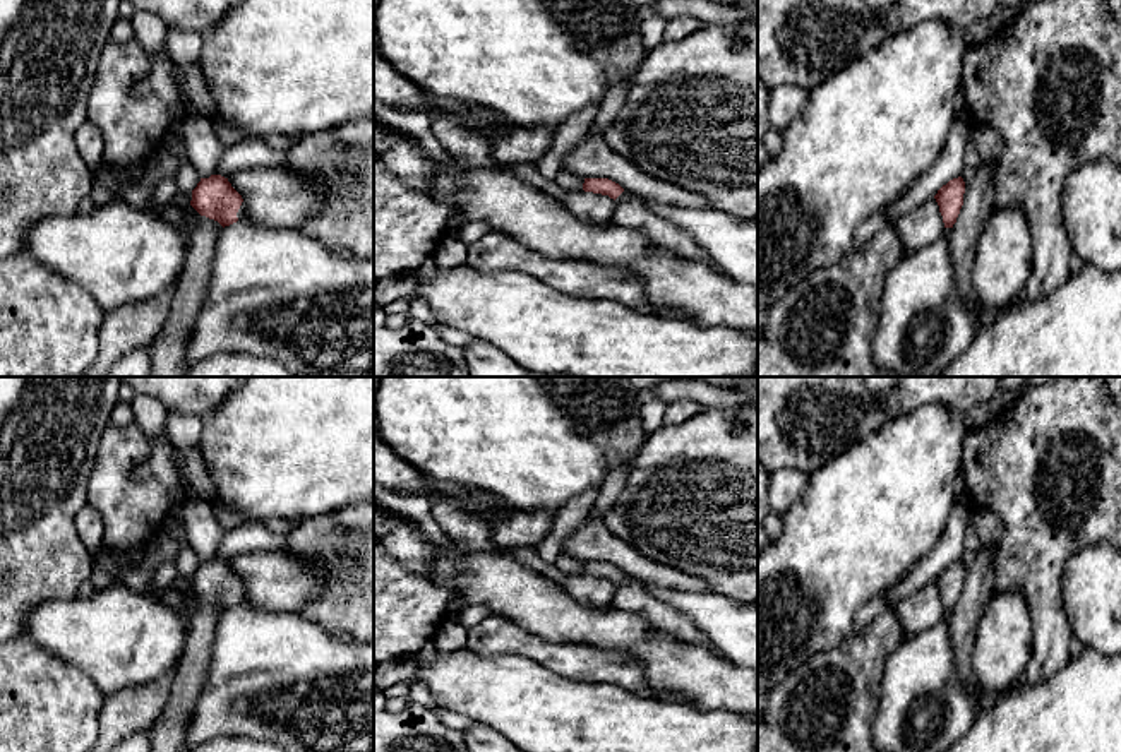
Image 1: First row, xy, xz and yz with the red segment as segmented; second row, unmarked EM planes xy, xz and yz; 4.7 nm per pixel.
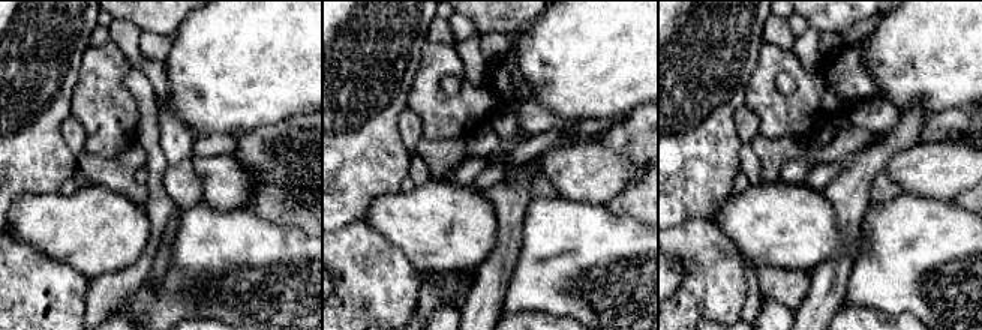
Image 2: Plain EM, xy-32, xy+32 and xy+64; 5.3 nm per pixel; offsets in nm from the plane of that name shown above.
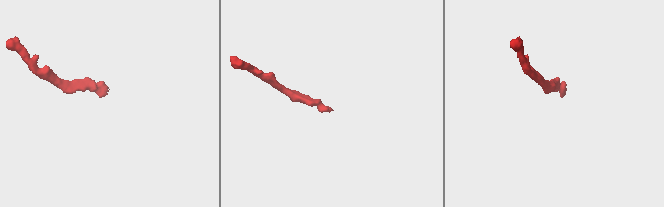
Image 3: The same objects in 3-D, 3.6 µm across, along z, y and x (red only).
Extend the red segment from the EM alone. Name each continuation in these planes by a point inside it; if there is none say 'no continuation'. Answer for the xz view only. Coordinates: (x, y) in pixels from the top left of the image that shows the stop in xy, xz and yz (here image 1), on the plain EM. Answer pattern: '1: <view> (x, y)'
1: xz (629, 595)

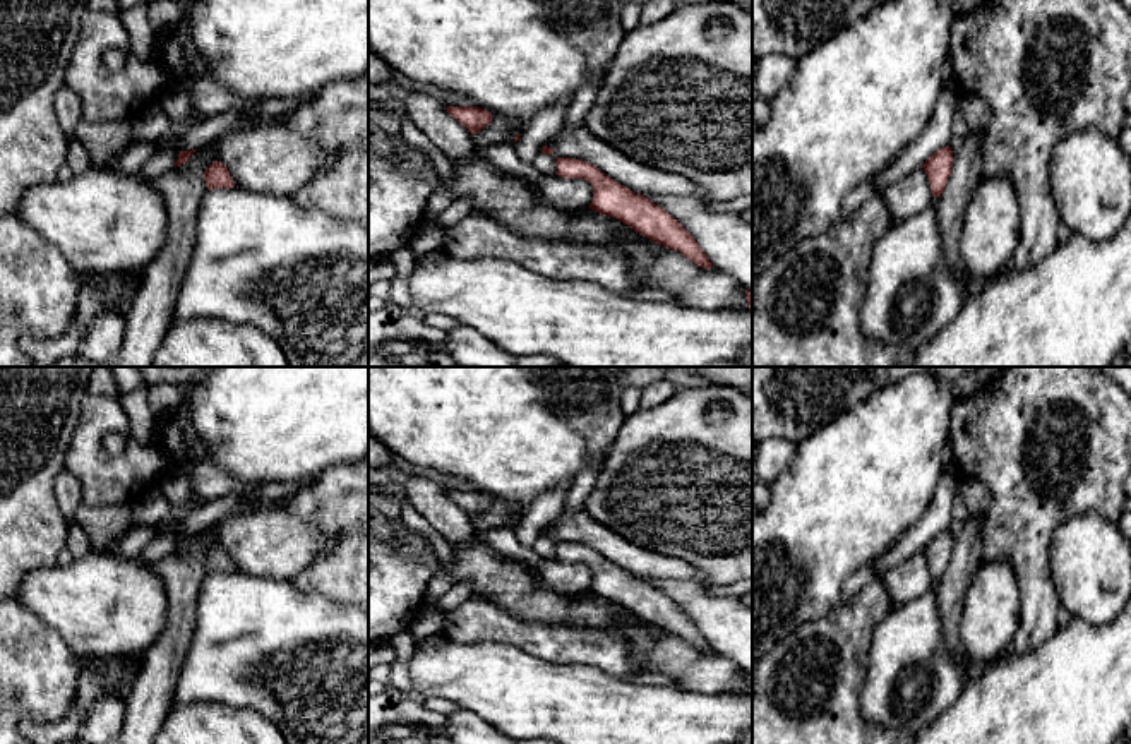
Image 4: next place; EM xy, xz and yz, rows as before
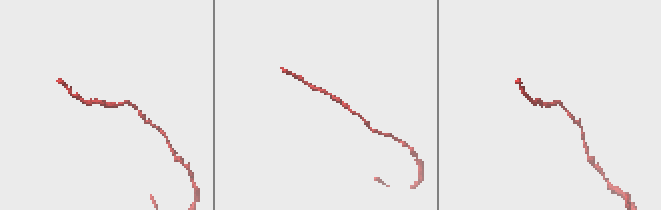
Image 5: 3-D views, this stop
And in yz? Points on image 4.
no continuation

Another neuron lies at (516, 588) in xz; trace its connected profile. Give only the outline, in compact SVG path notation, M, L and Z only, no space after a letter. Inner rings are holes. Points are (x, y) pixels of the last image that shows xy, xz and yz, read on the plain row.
M478 538L452 547L451 583L468 583L482 600L540 624L607 627L624 610L593 593L564 595L552 590L531 566L495 554Z

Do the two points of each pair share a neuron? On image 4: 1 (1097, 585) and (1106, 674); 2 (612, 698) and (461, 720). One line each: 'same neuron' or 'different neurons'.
1: different neurons
2: different neurons

